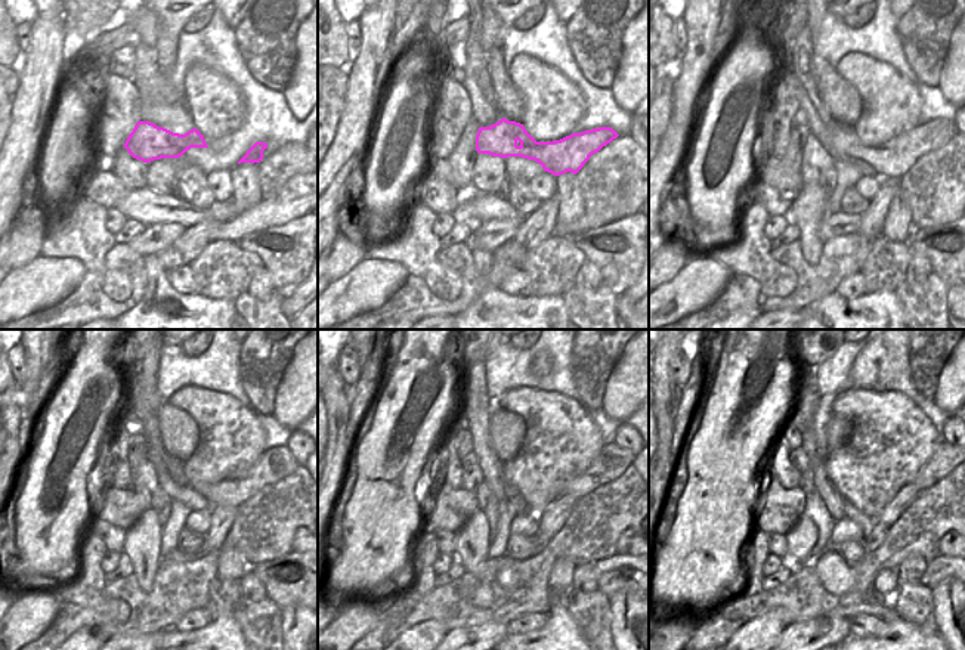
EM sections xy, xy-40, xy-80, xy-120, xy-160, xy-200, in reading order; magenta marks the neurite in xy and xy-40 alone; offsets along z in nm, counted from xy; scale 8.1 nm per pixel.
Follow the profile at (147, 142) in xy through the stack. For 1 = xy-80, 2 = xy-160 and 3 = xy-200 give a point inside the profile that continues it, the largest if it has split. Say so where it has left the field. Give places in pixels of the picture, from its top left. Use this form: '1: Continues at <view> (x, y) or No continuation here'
1: Continues at xy-80 (896, 157)
2: Continues at xy-160 (612, 461)
3: Continues at xy-200 (946, 458)

